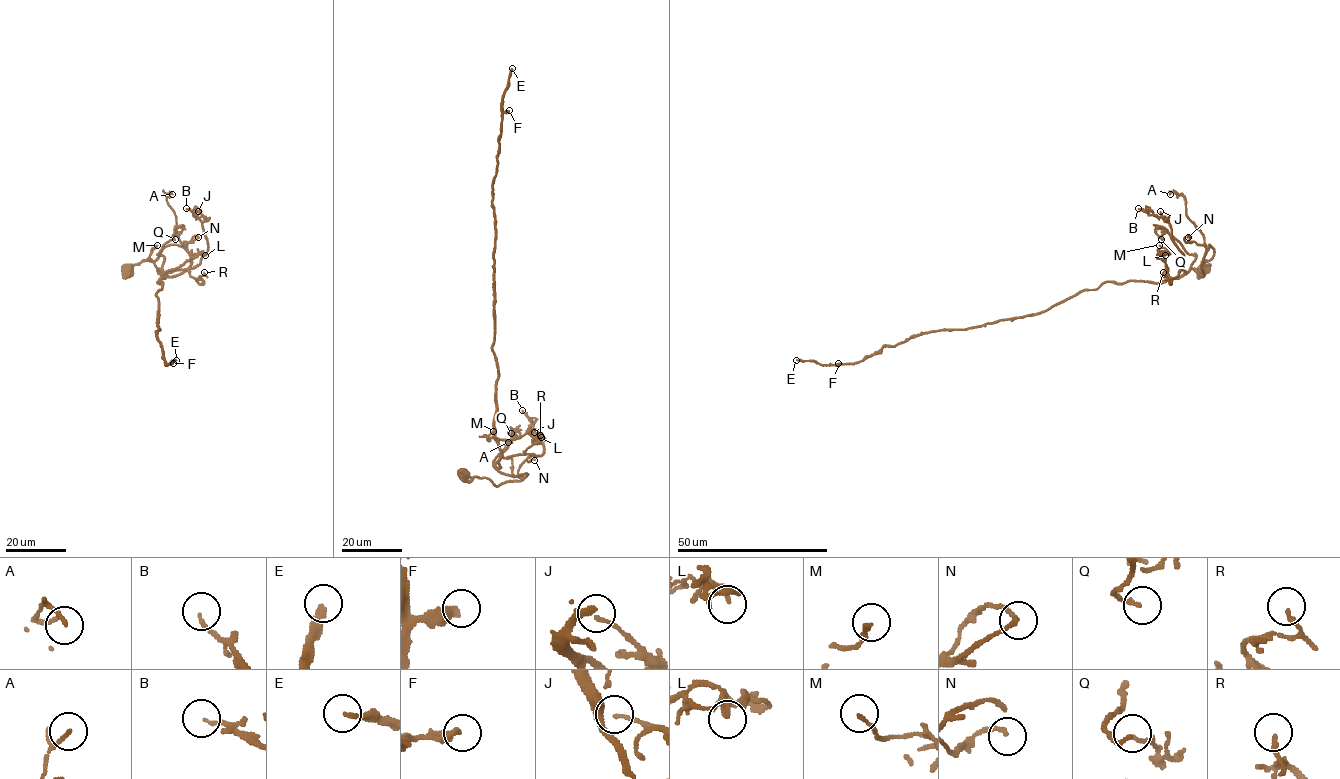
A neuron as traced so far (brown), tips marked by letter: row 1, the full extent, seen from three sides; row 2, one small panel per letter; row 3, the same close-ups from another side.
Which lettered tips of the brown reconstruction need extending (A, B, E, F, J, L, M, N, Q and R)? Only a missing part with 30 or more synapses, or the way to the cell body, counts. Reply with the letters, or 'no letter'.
E

